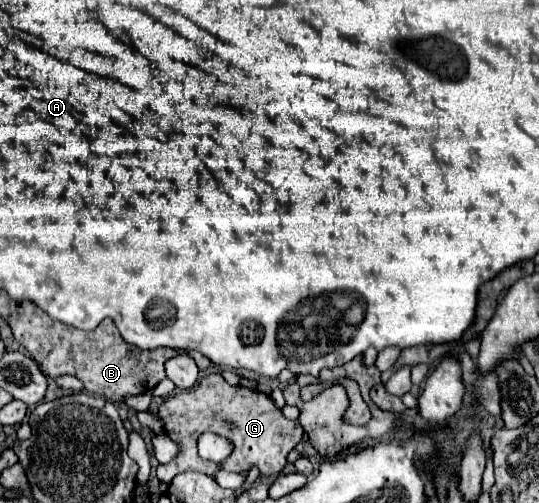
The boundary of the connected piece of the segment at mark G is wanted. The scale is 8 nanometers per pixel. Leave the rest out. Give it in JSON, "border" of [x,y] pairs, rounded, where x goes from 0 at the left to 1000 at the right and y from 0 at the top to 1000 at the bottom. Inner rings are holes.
{"border":[[[388,744],[365,771],[306,791],[291,815],[291,831],[302,839],[306,859],[336,887],[336,903],[321,918],[291,930],[291,950],[306,962],[347,934],[365,934],[391,946],[406,934],[421,934],[455,946],[473,926],[488,946],[518,942],[532,922],[532,903],[558,879],[564,863],[555,835],[532,835],[495,783],[466,779],[447,767],[425,767],[410,744]],[[377,859],[417,867],[436,887],[432,903],[395,930],[388,930],[365,903],[365,871]]]}

